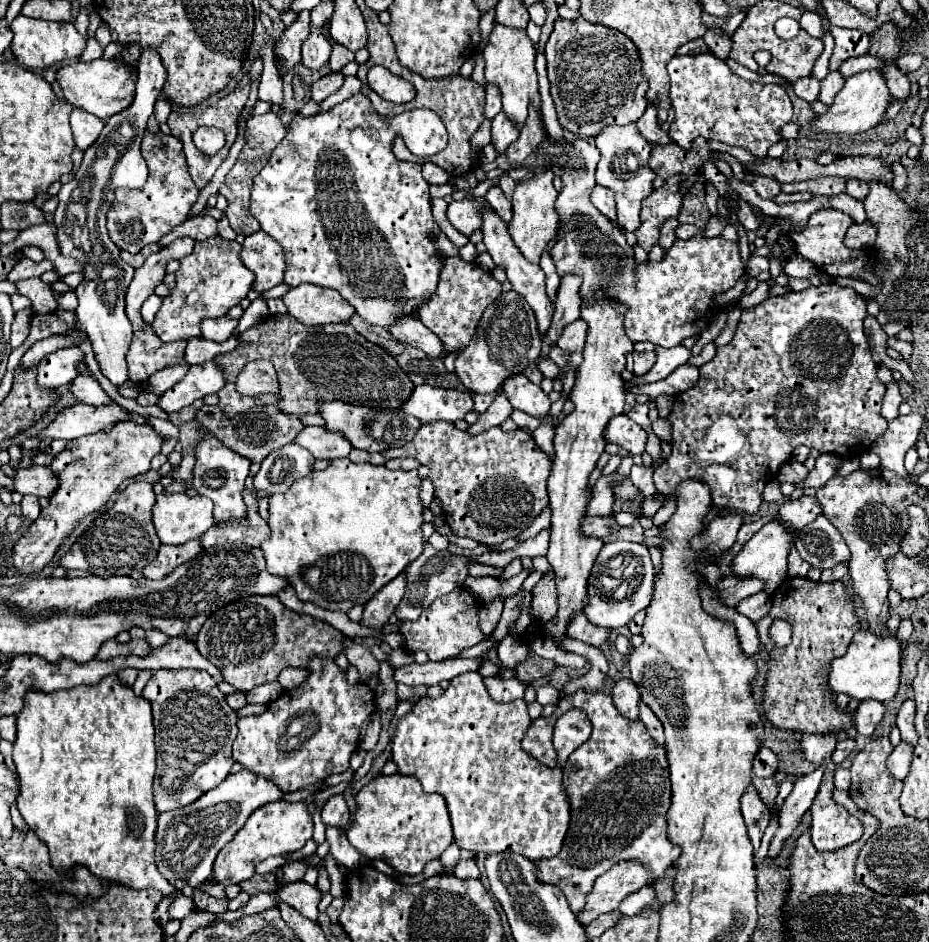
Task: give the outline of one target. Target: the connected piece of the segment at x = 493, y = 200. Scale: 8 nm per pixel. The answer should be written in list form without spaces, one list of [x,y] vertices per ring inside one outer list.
[[[497,185],[489,187],[485,199],[487,199],[487,203],[501,215],[501,219],[507,223],[507,221],[509,221],[509,215],[511,215],[511,203],[505,199],[501,187],[497,187]]]

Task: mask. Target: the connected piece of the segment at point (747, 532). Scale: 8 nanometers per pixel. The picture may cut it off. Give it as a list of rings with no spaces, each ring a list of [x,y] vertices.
[[[777,514],[774,517],[762,517],[758,521],[744,523],[738,531],[737,542],[745,544],[751,537],[763,527],[763,525],[775,520]]]

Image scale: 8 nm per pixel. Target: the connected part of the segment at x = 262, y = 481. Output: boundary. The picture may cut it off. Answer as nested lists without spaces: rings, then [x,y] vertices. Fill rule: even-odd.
[[[295,443],[275,449],[263,459],[257,475],[253,477],[253,485],[257,487],[255,491],[267,491],[271,495],[285,493],[295,477],[305,477],[313,471],[313,463],[313,455]]]

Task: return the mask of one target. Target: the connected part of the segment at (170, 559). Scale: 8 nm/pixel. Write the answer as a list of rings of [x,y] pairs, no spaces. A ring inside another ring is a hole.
[[[193,539],[185,545],[163,545],[159,549],[157,559],[149,567],[143,569],[143,575],[147,579],[163,579],[173,569],[177,569],[179,565],[183,565],[185,561],[193,559],[199,553],[201,553],[201,541],[199,539]]]

